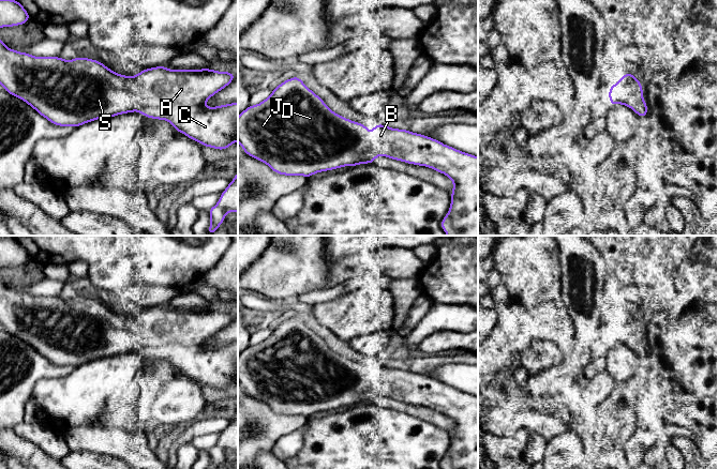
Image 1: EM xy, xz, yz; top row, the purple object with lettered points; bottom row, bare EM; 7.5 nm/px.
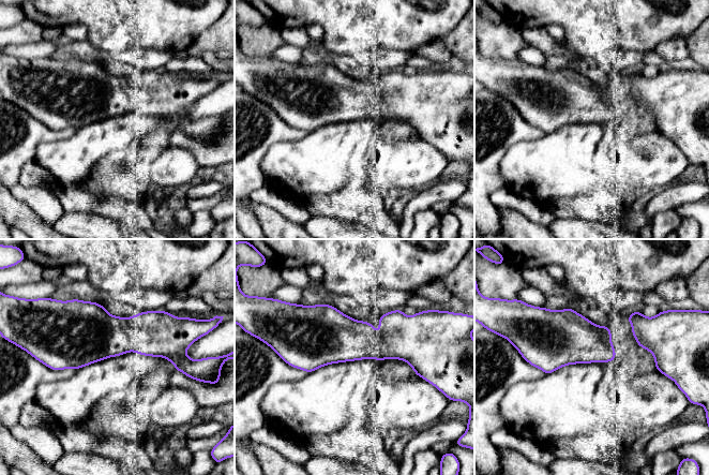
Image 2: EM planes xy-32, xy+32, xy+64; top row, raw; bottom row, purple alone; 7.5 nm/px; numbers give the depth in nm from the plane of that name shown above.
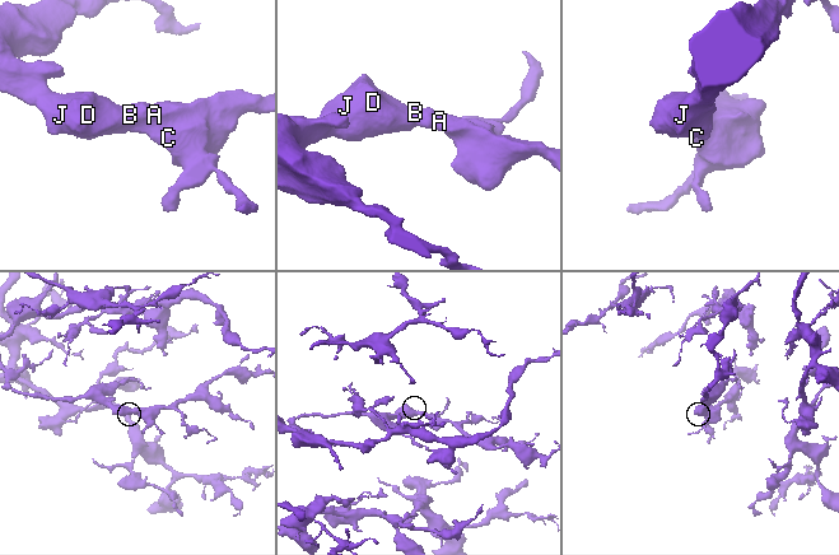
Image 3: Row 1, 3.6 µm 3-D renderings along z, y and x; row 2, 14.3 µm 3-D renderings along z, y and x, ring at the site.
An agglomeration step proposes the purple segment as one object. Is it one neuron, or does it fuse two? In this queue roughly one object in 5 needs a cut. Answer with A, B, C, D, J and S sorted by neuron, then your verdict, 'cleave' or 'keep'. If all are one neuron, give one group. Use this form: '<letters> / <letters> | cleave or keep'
A B C D J S | keep

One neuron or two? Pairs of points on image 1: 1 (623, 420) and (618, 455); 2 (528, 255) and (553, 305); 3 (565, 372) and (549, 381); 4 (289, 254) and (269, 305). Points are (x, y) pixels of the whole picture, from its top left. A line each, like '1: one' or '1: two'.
1: one
2: one
3: one
4: two

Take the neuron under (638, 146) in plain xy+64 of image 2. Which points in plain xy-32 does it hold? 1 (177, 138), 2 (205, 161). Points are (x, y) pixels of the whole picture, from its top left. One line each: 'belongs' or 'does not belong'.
1: does not belong
2: does not belong

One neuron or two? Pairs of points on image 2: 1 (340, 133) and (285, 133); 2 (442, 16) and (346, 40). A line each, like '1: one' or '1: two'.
1: two
2: one

